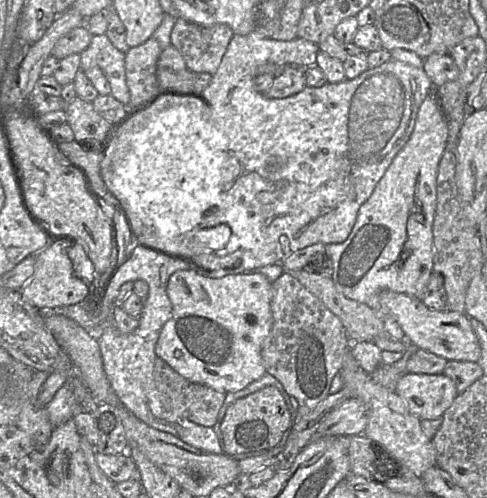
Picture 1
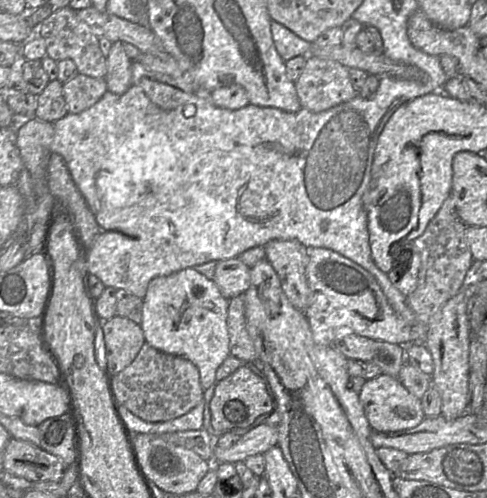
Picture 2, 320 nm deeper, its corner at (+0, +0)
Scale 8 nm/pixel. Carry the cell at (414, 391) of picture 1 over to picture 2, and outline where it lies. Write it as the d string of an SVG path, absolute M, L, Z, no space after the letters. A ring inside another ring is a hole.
M381 374L366 380L359 392L359 399L372 430L379 432L397 432L419 425L426 417L421 399L411 394L397 377Z

